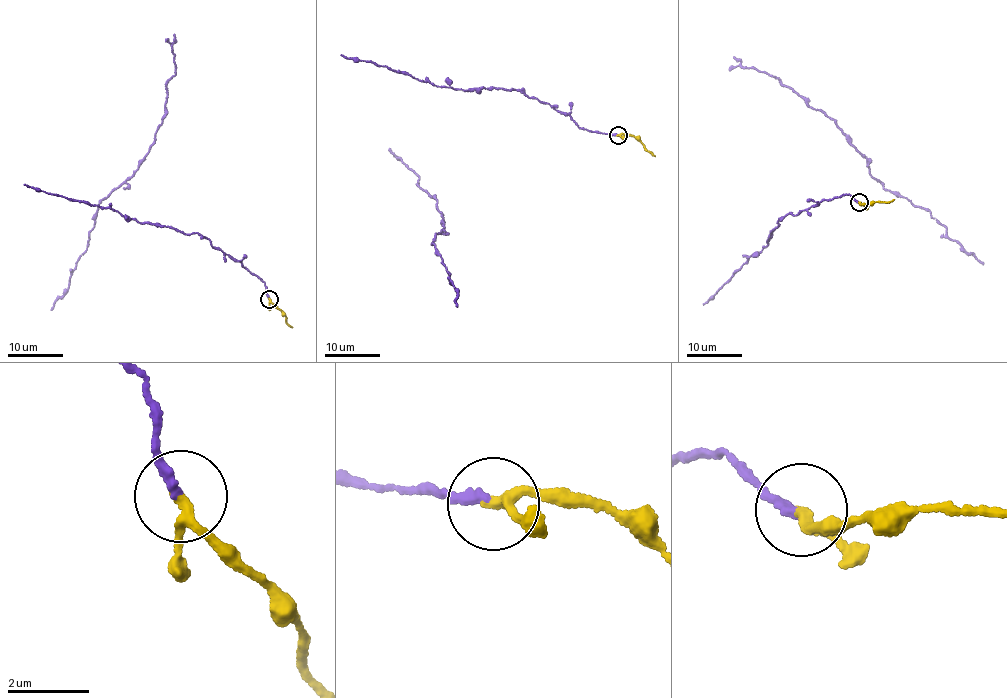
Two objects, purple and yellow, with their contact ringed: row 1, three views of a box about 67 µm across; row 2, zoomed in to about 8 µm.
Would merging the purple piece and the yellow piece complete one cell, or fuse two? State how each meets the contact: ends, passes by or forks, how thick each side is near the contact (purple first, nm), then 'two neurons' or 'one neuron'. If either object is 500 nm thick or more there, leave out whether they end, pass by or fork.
purple ends; yellow passes by; calibres 240 and 220 nm; one neuron

